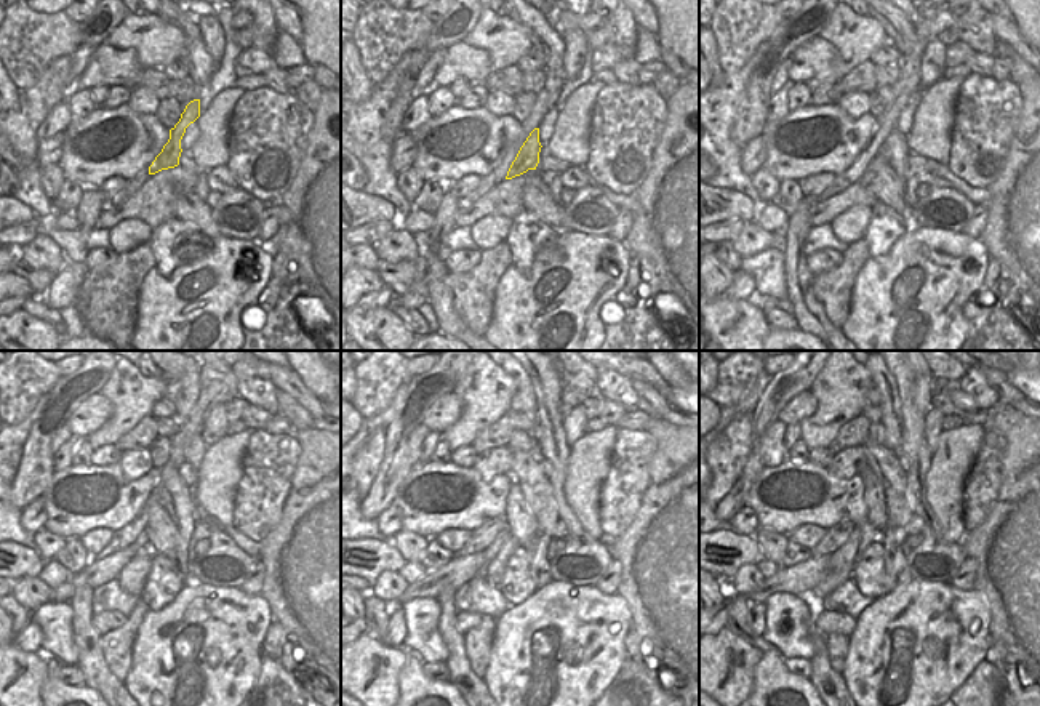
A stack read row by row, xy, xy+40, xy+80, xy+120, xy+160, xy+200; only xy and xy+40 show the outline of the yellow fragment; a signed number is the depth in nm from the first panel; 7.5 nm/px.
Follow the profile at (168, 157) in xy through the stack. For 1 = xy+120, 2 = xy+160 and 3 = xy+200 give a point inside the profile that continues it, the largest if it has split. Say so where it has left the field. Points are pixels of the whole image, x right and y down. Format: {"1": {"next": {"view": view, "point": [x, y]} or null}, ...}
{"1": {"next": {"view": "xy+120", "point": [143, 538]}}, "2": {"next": {"view": "xy+160", "point": [490, 553]}}, "3": {"next": {"view": "xy+200", "point": [839, 569]}}}

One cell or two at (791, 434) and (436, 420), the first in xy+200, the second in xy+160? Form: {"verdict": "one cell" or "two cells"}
{"verdict": "two cells"}

